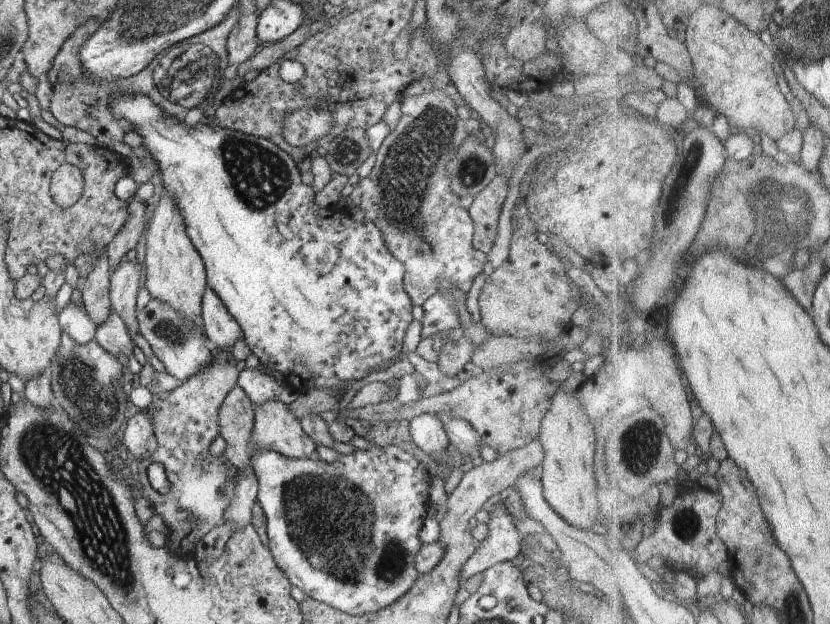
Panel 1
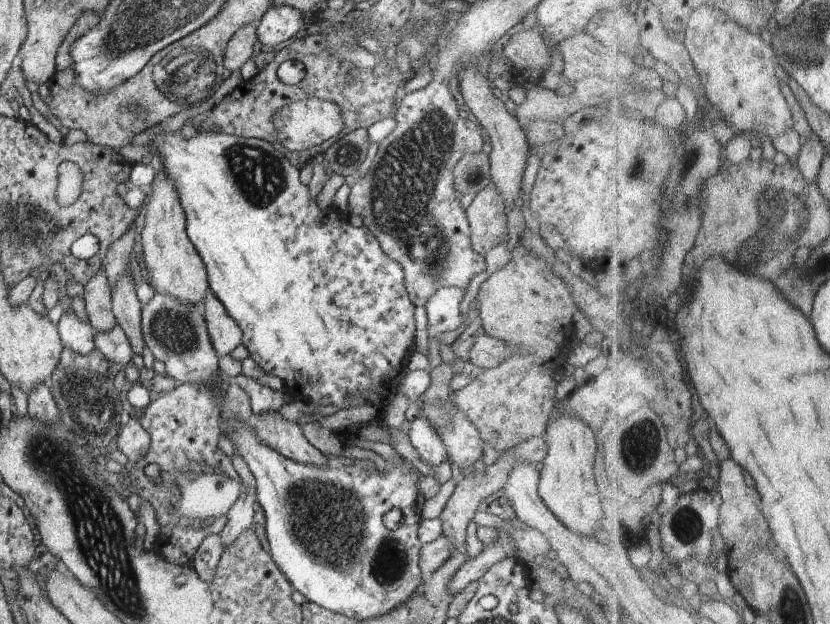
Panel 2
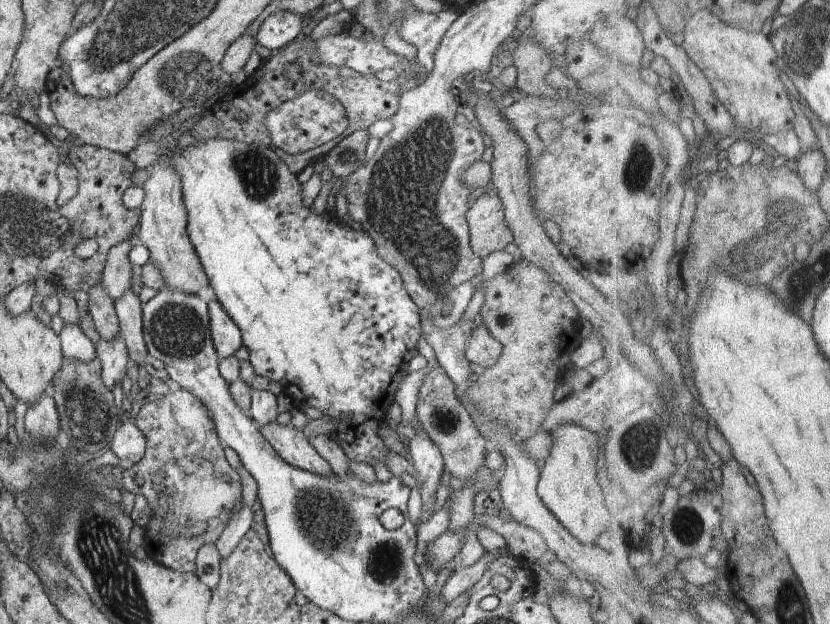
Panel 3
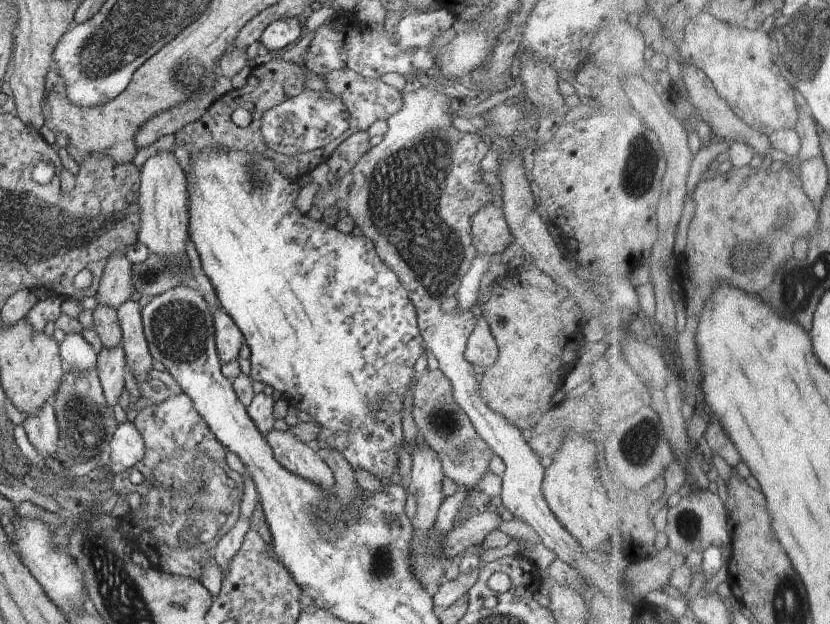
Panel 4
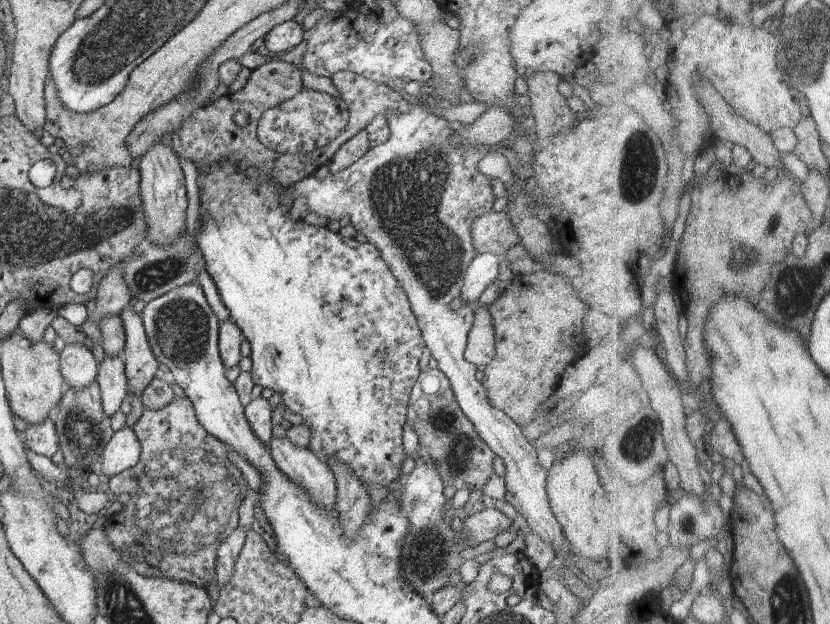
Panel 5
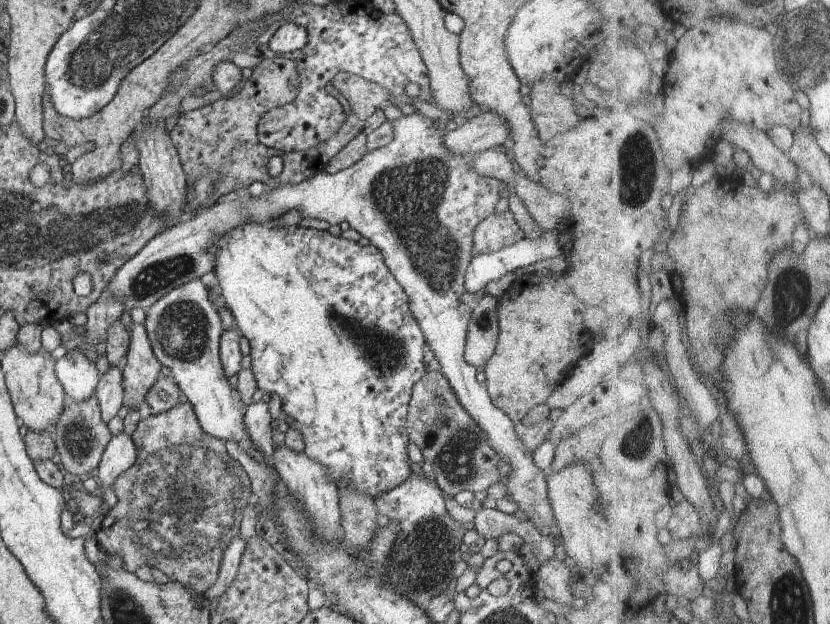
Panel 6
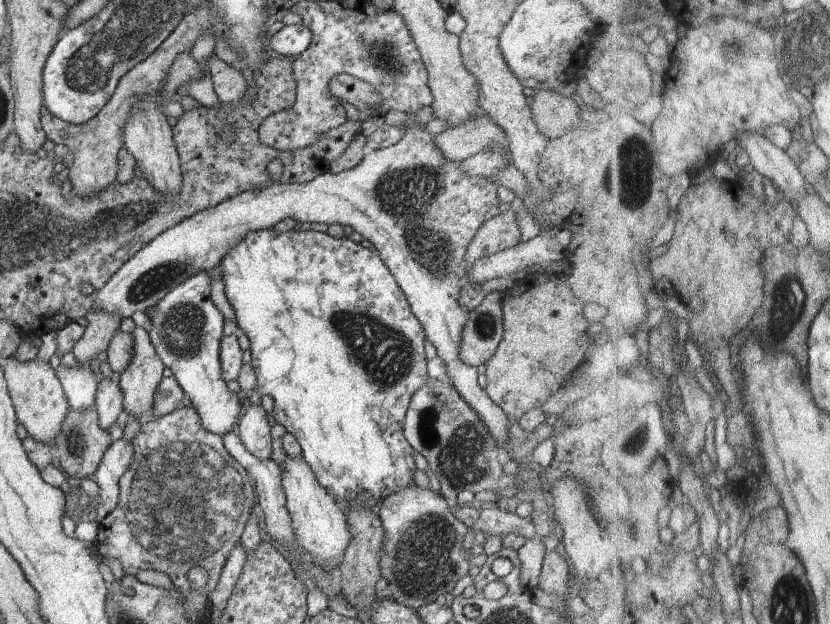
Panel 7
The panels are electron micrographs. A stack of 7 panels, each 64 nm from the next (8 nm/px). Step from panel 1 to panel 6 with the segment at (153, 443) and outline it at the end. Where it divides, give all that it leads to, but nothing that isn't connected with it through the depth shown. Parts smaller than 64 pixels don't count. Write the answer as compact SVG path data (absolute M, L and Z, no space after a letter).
M122 431L110 439L97 466L99 473L96 479L99 484L106 488L103 495L106 506L109 505L112 508L114 504L119 502L119 498L115 495L111 486L118 476L132 468L132 465L136 464L137 460L138 451L133 435Z

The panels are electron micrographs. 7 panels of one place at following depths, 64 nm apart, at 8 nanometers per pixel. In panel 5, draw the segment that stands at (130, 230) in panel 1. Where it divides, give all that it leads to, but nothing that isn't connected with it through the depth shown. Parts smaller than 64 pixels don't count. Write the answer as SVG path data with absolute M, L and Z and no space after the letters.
M127 260L109 268L100 280L95 296L96 307L89 313L90 320L99 328L99 322L108 315L118 315L130 302L132 296L125 281L123 269Z

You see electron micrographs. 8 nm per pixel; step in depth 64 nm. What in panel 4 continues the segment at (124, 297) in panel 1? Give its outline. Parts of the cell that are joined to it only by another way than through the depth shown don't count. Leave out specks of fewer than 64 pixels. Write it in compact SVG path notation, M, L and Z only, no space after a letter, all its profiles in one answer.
M128 299L115 308L121 326L121 342L125 350L127 364L137 381L146 380L148 370L152 368L153 356L150 354L143 329L141 308L137 301Z

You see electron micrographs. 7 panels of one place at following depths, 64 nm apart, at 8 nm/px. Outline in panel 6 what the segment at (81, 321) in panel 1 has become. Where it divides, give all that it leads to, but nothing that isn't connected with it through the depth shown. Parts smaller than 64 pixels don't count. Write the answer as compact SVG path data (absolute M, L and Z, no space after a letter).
M68 350L57 362L55 371L68 399L80 402L95 392L100 372L82 351Z

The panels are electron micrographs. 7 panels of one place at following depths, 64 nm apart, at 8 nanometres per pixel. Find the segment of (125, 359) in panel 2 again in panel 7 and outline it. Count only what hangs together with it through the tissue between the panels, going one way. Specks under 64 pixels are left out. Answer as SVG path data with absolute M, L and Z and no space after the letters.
M114 373L110 378L104 377L97 384L95 407L99 425L108 431L110 426L116 422L118 414L123 410L123 392L119 385L118 373Z

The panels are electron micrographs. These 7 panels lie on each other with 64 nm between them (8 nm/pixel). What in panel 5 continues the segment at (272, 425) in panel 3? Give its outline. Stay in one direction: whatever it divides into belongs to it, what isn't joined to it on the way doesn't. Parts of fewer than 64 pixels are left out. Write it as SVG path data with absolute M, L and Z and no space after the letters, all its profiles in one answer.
M287 436L272 437L268 444L276 466L292 482L309 492L313 503L328 510L336 508L336 483L332 470L310 447L290 442Z

